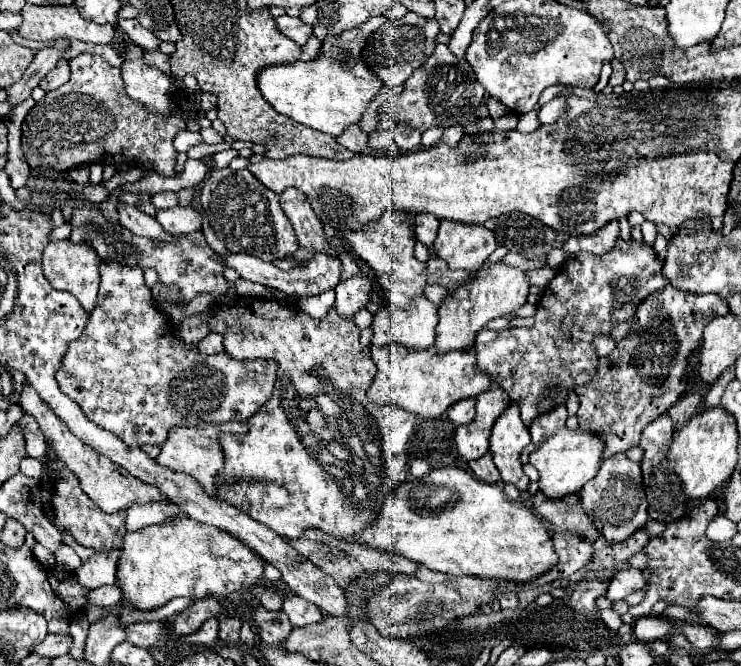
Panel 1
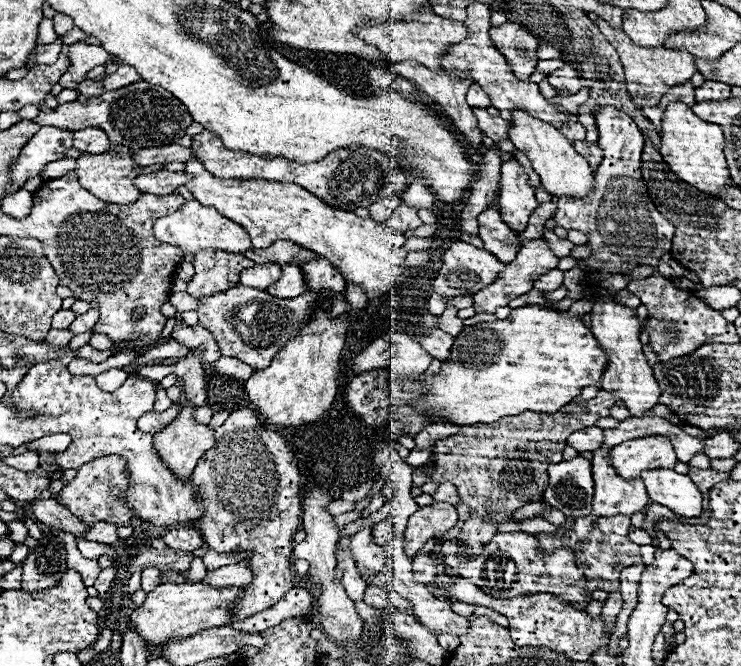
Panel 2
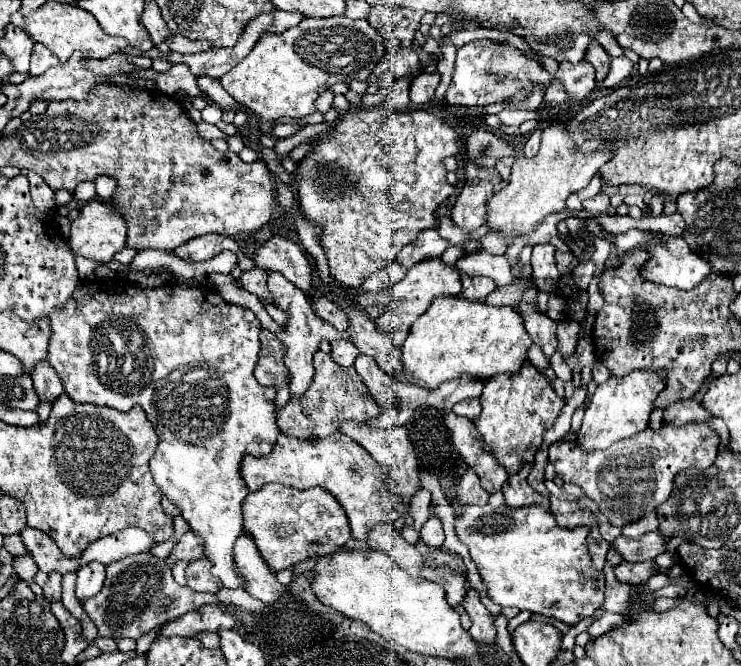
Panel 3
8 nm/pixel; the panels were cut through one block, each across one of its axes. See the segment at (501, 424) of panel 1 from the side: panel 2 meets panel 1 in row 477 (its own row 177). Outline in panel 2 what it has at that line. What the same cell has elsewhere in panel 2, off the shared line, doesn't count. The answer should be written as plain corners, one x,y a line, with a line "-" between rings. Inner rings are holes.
508,160
502,164
498,204
502,220
510,228
524,232
528,226
528,218
538,202
534,198
534,190
528,184
524,168
516,160

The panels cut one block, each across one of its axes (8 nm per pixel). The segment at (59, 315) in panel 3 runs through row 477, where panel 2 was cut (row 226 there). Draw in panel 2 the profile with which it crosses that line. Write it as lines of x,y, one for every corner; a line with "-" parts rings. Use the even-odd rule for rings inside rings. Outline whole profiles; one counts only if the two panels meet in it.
198,200
184,202
182,208
178,208
174,214
156,220
152,226
152,232
154,232
156,240
160,240
164,244
178,246
188,256
194,256
196,252
208,250
208,248
222,250
222,252
234,252
234,254
242,254
242,252
252,250
250,236
240,224
226,220
224,216
214,212
214,208
206,208
206,206
198,204

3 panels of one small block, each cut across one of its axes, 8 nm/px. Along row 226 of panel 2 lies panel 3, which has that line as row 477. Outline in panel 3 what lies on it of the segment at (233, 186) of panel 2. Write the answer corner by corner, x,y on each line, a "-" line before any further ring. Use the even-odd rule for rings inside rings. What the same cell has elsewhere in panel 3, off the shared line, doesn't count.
280,434
274,450
268,456
244,456
242,478
248,484
250,492
260,490
264,484
272,482
298,490
314,486
328,490
346,510
354,540
366,540
368,530
376,524
390,524
394,528
400,528
400,524
404,524
410,516
410,502
390,490
390,476
386,466
374,462
374,458
366,454
366,450
362,450
358,442
346,438
344,434
314,440
300,440

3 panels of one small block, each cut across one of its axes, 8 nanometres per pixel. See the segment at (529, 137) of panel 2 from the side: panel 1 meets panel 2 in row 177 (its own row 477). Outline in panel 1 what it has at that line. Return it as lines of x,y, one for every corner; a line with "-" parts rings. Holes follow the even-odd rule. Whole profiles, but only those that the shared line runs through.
558,430
548,442
538,446
530,454
530,464
540,474
540,492
546,494
550,500
562,500
570,494
576,494
582,490
582,486
592,480
600,468
600,456
602,456
602,440
596,434
590,434
586,430

